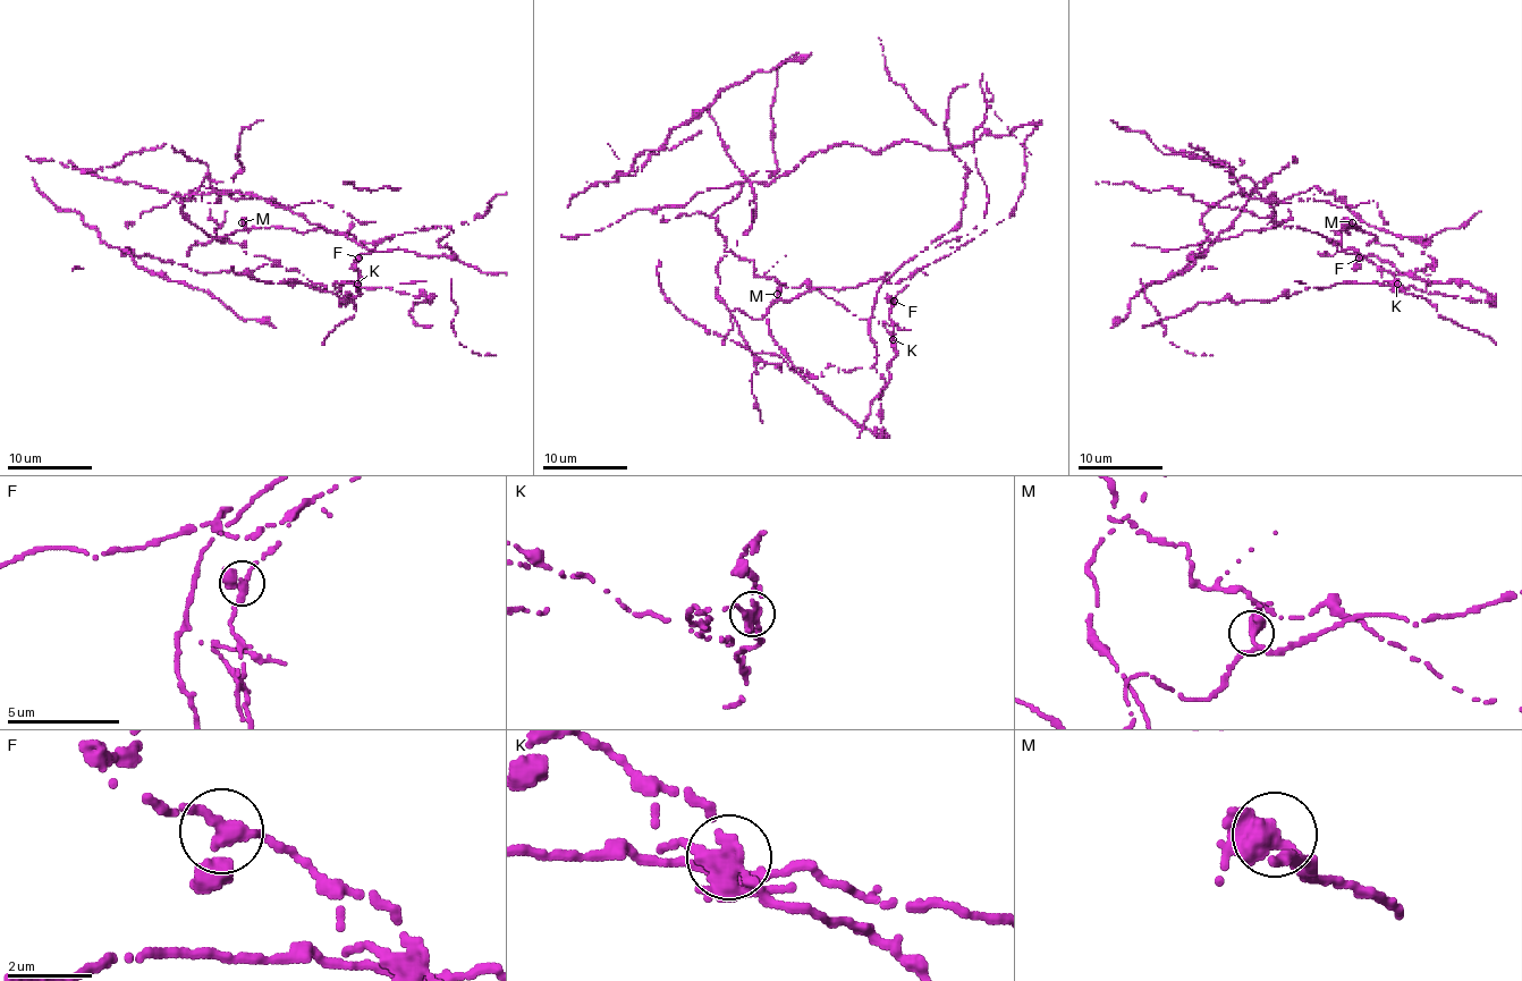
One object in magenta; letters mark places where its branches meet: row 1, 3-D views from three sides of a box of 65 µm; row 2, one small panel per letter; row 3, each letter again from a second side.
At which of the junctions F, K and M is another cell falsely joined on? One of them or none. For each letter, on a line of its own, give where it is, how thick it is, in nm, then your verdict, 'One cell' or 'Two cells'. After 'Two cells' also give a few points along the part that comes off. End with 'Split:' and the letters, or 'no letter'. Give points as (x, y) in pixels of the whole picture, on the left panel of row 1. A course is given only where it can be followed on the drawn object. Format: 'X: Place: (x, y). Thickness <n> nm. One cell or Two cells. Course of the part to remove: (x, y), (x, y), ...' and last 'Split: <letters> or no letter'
F: Place: (358, 258). Thickness 260 nm. One cell
K: Place: (357, 284). Thickness 320 nm. Two cells
M: Place: (242, 222). Thickness 320 nm. One cell
Split: K

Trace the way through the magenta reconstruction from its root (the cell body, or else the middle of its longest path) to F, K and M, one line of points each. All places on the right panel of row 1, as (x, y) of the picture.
F: (1388, 230), (1369, 243), (1377, 237), (1356, 226), (1342, 230), (1337, 250), (1359, 258)
K: (1388, 230), (1367, 243), (1377, 237), (1347, 226), (1335, 245), (1371, 260), (1396, 284)
M: (1388, 230), (1379, 230), (1377, 240), (1367, 243), (1377, 237), (1360, 230), (1352, 222)

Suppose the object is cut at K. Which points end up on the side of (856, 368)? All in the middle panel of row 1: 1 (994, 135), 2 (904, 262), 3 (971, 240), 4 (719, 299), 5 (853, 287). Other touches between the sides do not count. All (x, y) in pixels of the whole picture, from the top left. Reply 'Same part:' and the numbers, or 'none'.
Same part: 1, 2, 4

